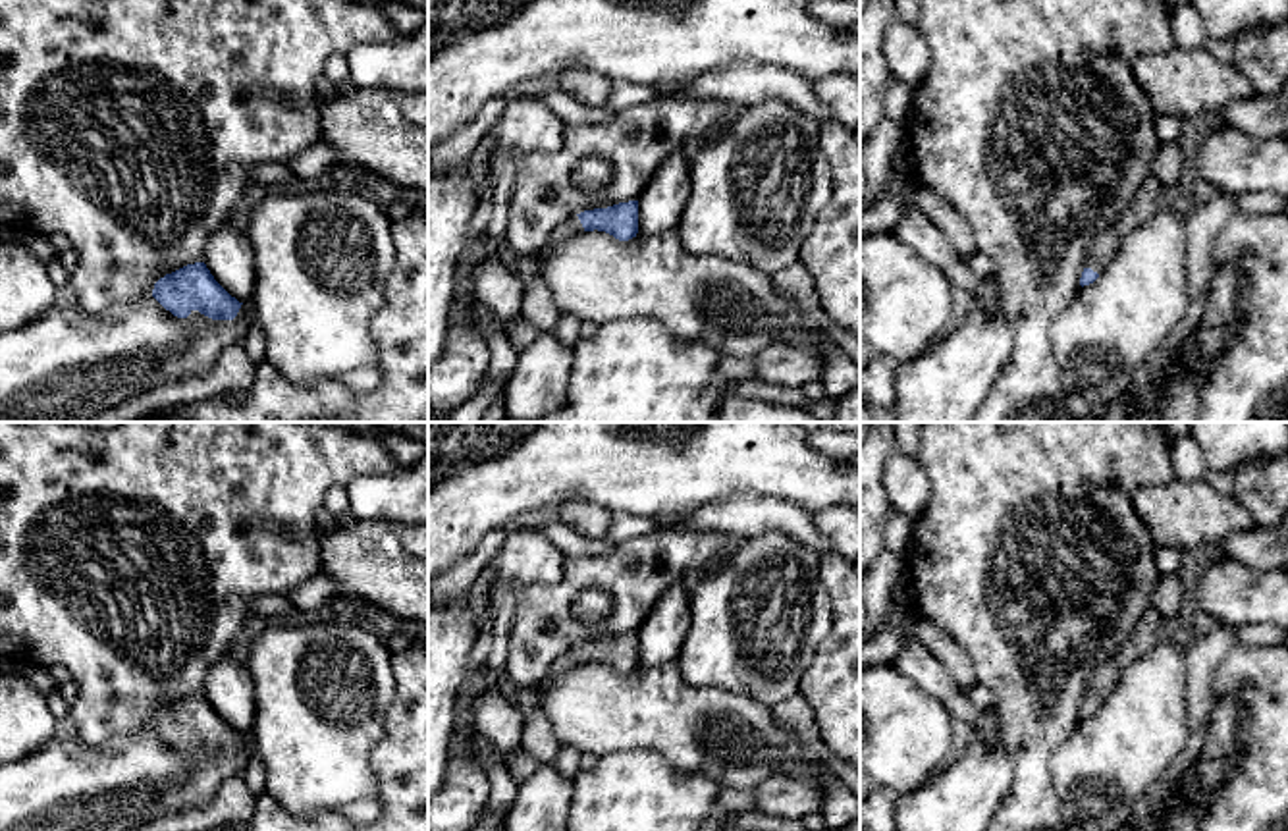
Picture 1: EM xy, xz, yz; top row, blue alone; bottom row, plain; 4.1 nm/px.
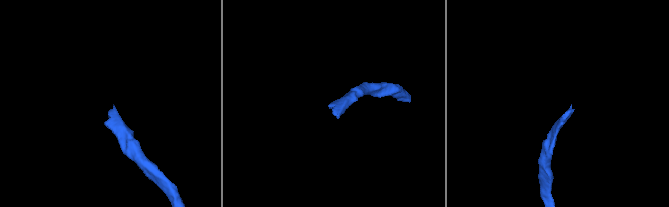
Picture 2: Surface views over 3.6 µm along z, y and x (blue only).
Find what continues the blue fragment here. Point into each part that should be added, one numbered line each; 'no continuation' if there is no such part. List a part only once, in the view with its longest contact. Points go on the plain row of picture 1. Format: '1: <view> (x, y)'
1: xz (571, 658)

